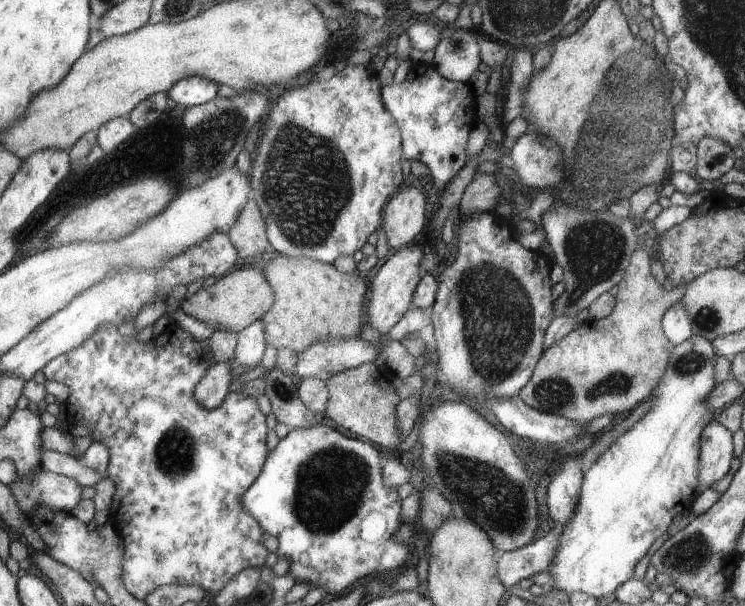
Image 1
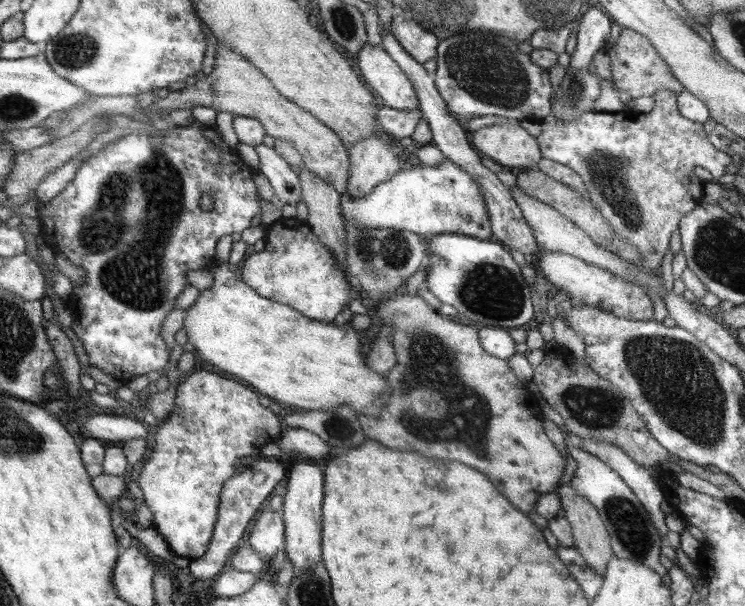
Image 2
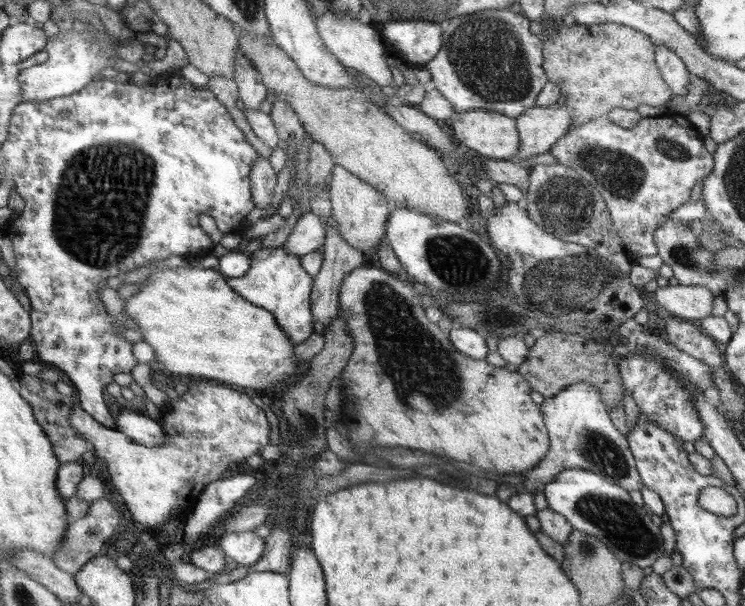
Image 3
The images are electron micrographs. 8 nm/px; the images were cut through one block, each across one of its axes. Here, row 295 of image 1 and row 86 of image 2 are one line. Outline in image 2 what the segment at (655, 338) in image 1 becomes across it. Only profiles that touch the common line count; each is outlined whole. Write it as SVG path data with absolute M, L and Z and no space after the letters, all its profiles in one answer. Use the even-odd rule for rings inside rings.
M622 27L618 38L609 39L605 49L611 59L610 69L616 88L629 94L632 99L652 96L664 89L673 90L675 93L685 89L682 83L674 77L665 59L654 49L650 39L638 31Z

